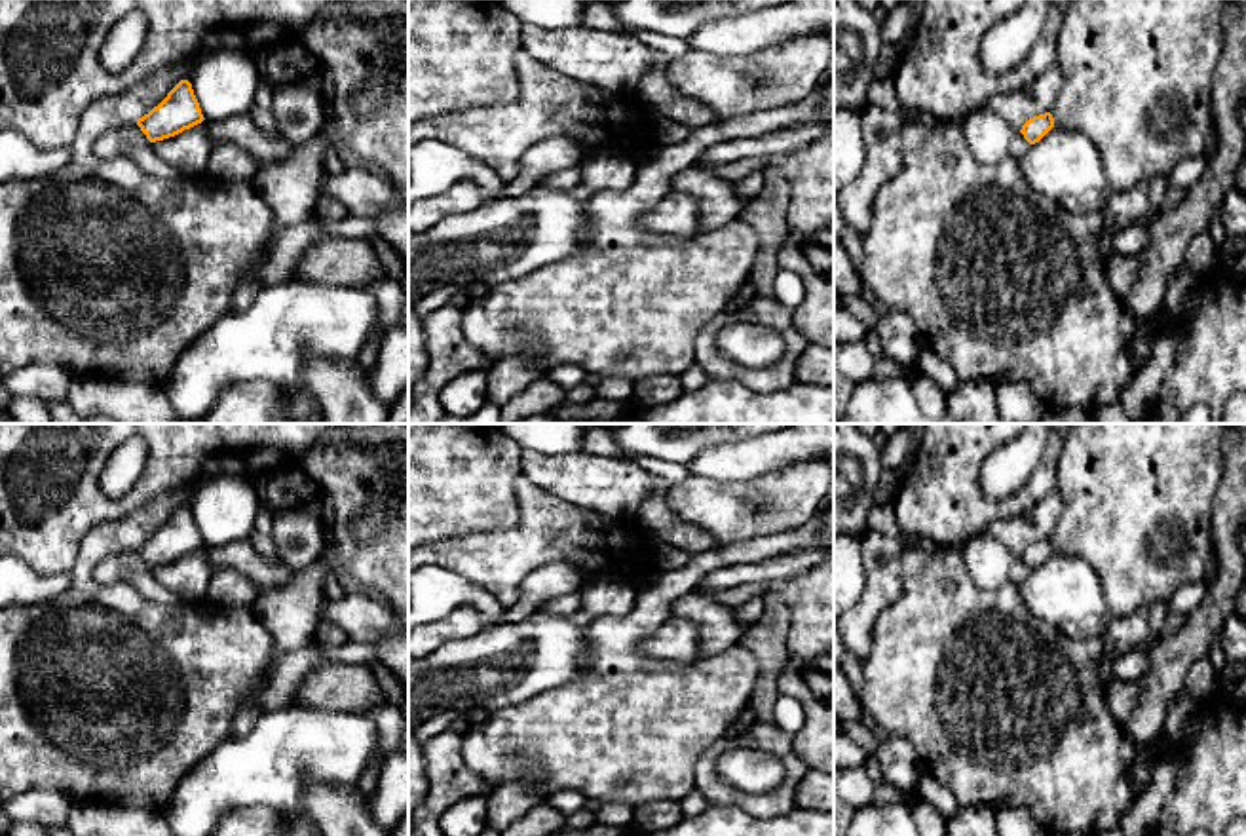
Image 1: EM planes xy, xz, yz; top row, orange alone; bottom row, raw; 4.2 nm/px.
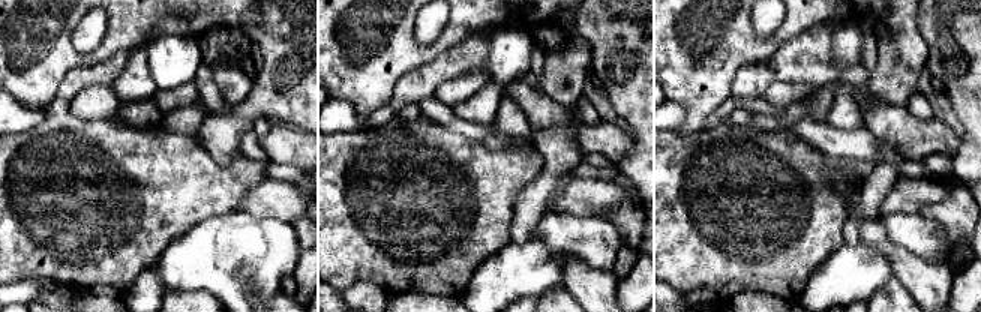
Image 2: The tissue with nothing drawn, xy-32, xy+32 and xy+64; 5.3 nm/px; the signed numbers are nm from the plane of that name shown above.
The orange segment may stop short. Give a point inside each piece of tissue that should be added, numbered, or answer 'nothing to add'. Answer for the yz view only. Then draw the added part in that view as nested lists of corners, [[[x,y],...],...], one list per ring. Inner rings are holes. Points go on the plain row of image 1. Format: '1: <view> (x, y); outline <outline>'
nothing to add

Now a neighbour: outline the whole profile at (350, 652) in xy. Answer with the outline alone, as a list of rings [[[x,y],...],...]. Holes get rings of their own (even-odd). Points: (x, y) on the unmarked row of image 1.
[[[346,640],[340,646],[327,644],[325,659],[329,663],[370,665],[370,663],[378,661],[378,654],[370,642]]]

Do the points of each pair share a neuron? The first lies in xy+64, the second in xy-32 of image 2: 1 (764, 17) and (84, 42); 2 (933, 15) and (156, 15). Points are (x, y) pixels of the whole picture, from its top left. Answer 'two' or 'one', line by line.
1: one
2: two

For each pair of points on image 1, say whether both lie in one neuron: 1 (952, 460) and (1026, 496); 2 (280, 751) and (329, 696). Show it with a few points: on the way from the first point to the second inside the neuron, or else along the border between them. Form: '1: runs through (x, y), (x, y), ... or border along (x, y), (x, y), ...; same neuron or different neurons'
1: runs through (960, 483), (984, 508), (1003, 508); same neuron
2: border along (297, 700), (308, 705), (361, 715); different neurons

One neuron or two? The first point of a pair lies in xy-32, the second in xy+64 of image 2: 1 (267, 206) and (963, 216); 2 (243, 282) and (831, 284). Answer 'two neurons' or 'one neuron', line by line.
1: two neurons
2: one neuron

